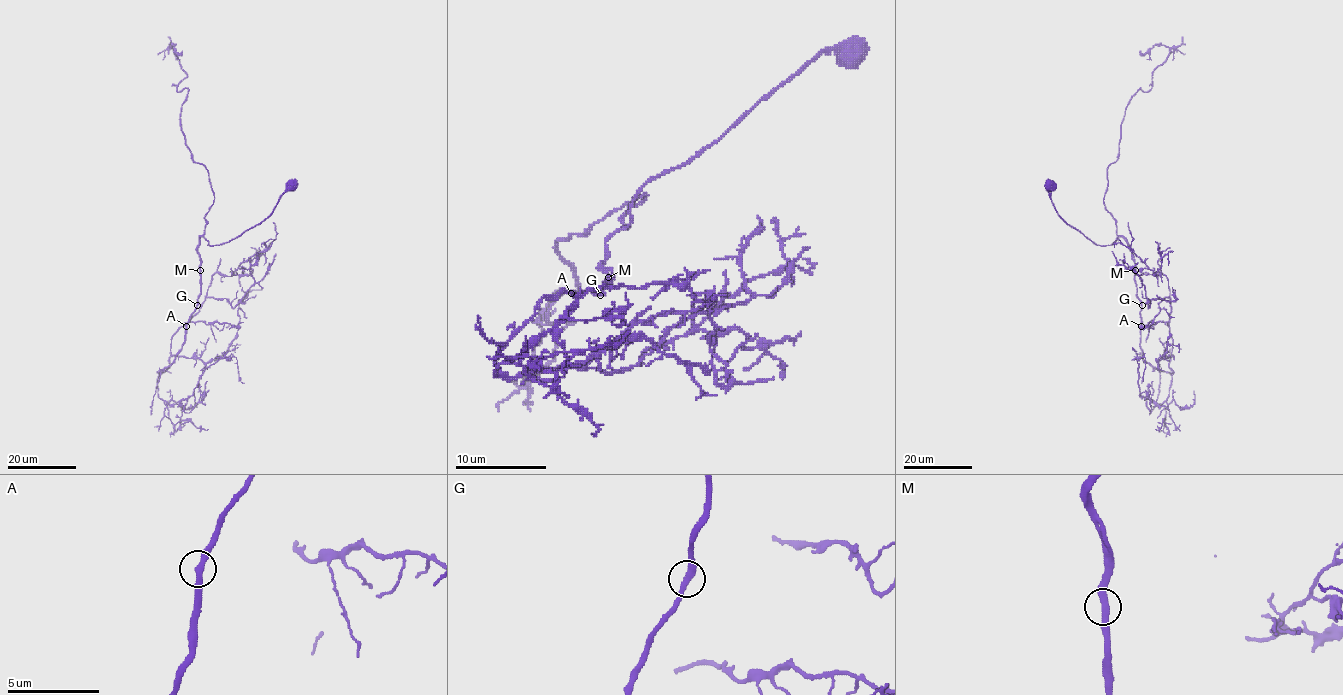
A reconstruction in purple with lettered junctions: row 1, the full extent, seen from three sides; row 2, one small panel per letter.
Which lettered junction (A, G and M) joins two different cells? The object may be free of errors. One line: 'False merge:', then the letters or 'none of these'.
False merge: none of these

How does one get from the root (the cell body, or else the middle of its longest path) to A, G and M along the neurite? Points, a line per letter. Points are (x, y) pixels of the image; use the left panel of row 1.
A: (291, 185), (266, 218), (238, 237), (215, 245), (208, 245), (203, 237), (199, 237), (200, 295), (186, 326)
G: (291, 185), (266, 218), (238, 237), (215, 245), (208, 245), (203, 237), (199, 237), (200, 295), (197, 305)
M: (291, 185), (266, 218), (238, 237), (215, 245), (208, 245), (203, 237), (199, 237), (199, 270)

